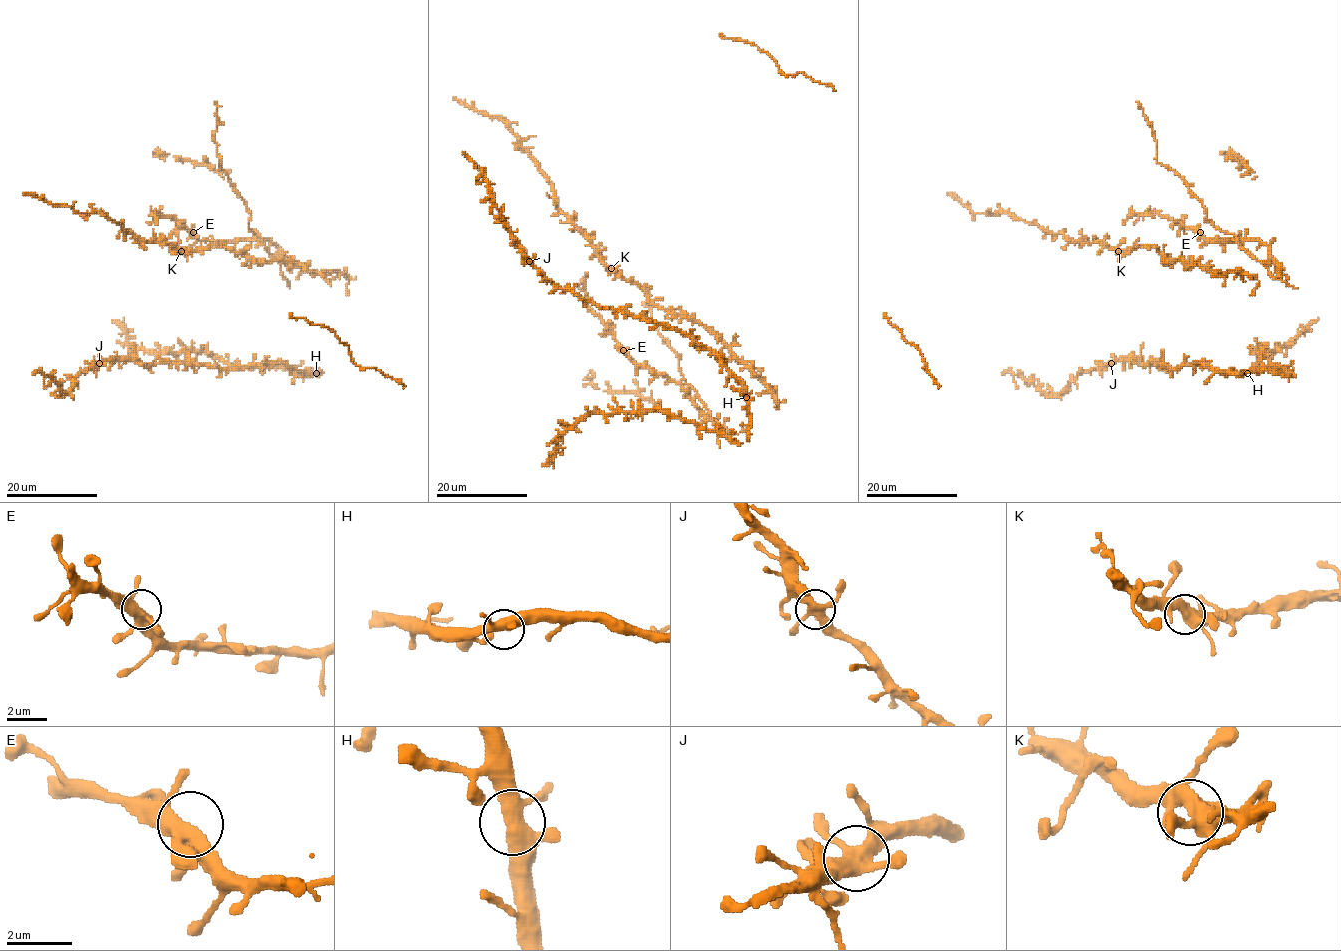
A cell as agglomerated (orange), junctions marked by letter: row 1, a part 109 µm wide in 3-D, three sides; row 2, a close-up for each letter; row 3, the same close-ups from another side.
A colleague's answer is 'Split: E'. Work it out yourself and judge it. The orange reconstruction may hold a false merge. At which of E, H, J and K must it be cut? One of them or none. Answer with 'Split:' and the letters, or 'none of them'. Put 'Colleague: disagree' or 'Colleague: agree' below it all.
Split: none of them
Colleague: disagree

